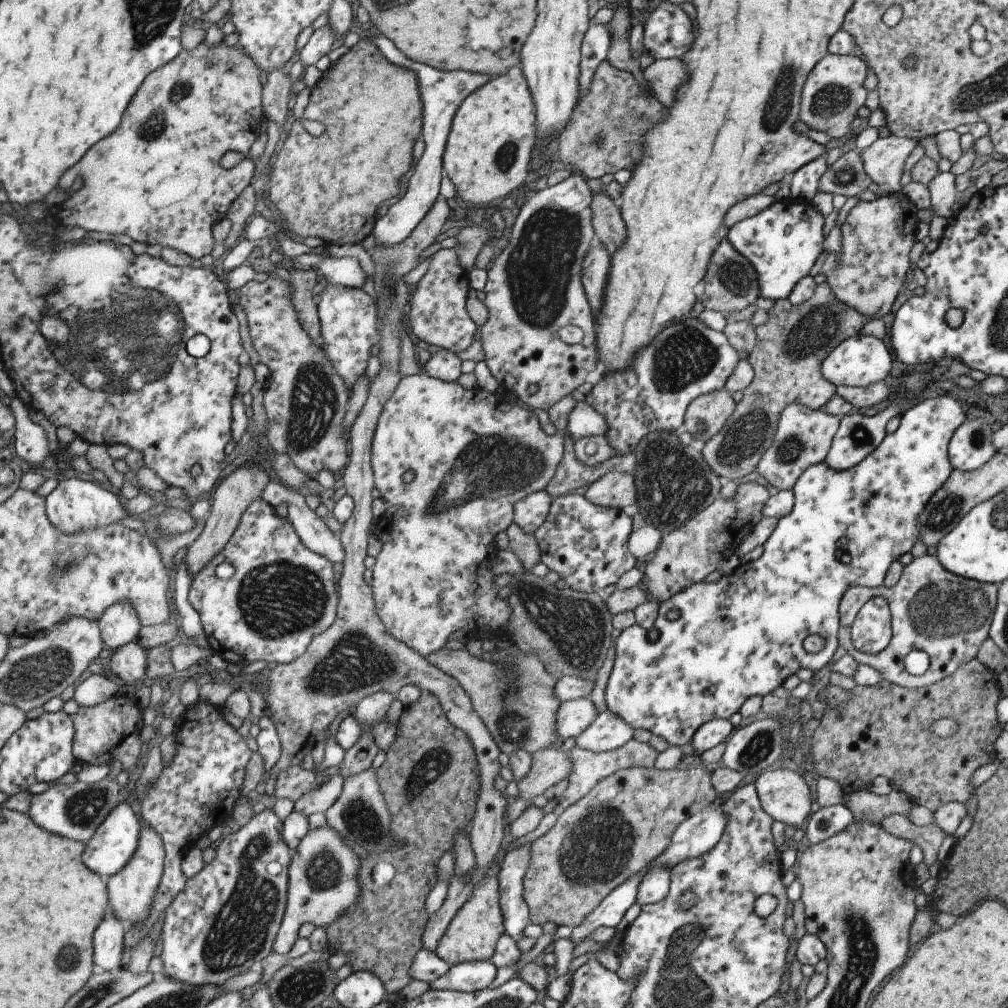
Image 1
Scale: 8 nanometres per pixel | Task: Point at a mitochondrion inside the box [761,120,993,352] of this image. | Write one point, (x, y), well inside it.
(846, 176)

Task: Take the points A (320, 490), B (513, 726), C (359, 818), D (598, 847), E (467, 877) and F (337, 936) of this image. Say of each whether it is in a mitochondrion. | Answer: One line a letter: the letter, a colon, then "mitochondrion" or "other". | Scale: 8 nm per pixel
A: other
B: mitochondrion
C: mitochondrion
D: mitochondrion
E: other
F: other

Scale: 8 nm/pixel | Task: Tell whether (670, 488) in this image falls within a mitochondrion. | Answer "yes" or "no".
yes

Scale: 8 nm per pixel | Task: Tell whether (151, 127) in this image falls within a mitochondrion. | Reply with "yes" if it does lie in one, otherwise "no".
yes

